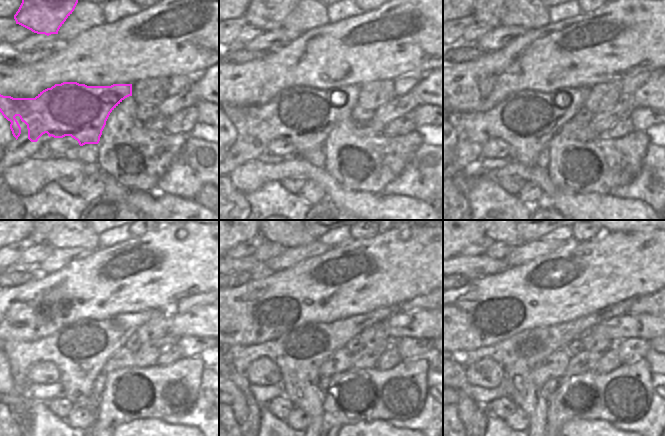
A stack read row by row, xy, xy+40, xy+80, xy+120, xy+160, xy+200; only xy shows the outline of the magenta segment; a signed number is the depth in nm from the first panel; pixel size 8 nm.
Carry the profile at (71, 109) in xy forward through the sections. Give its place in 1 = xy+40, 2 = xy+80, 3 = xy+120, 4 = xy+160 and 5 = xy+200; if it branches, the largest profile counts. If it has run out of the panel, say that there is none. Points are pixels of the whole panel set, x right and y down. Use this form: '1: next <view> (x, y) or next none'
1: next xy+40 (304, 116)
2: next xy+80 (527, 120)
3: next xy+120 (80, 350)
4: next xy+160 (299, 354)
5: next xy+200 (519, 355)

